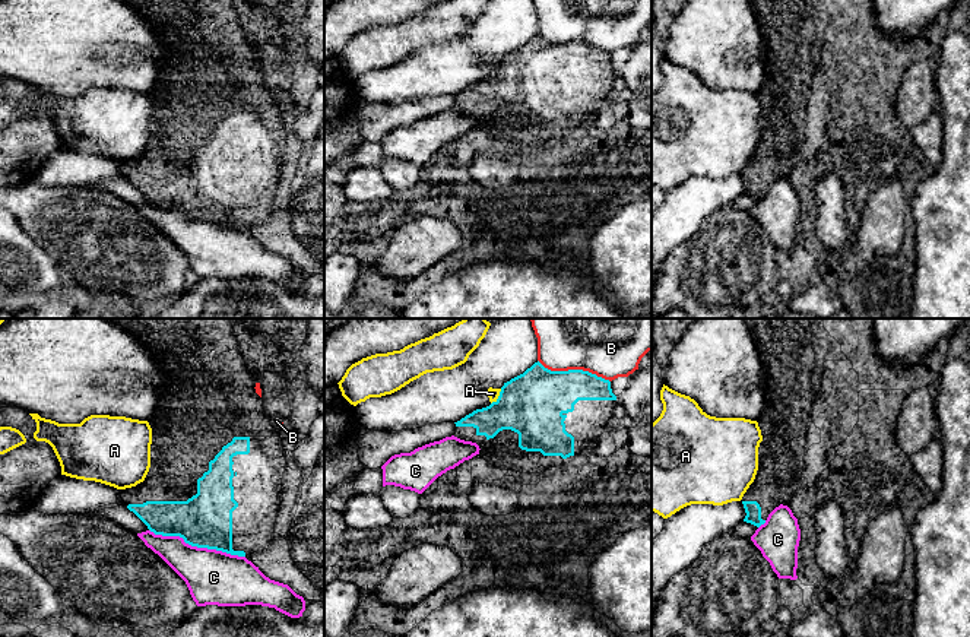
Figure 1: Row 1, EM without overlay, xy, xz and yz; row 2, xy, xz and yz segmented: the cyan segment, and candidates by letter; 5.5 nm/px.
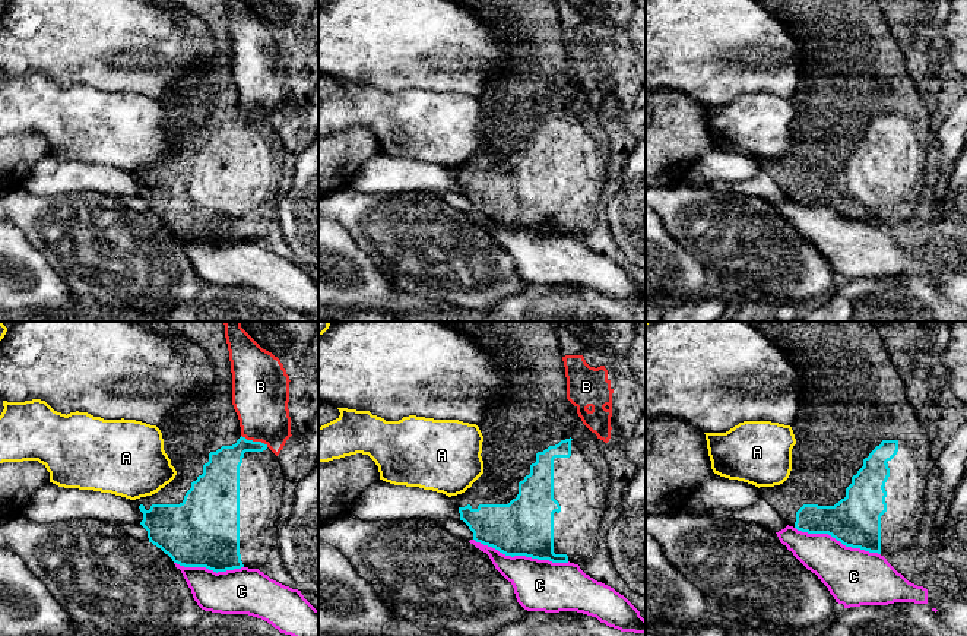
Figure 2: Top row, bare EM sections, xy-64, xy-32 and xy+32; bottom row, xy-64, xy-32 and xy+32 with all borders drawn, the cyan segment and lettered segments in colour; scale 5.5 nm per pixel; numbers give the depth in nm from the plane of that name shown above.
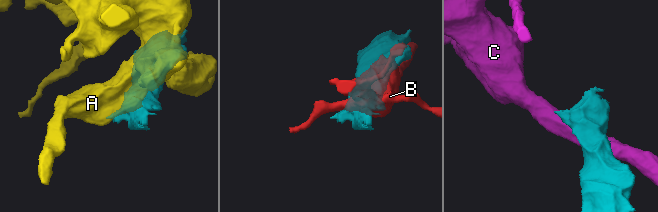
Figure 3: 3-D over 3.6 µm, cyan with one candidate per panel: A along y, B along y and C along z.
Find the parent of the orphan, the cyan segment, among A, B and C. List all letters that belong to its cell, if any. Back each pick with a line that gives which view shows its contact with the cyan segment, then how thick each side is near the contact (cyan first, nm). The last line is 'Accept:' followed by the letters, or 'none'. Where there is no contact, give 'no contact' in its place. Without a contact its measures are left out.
Accept: none

